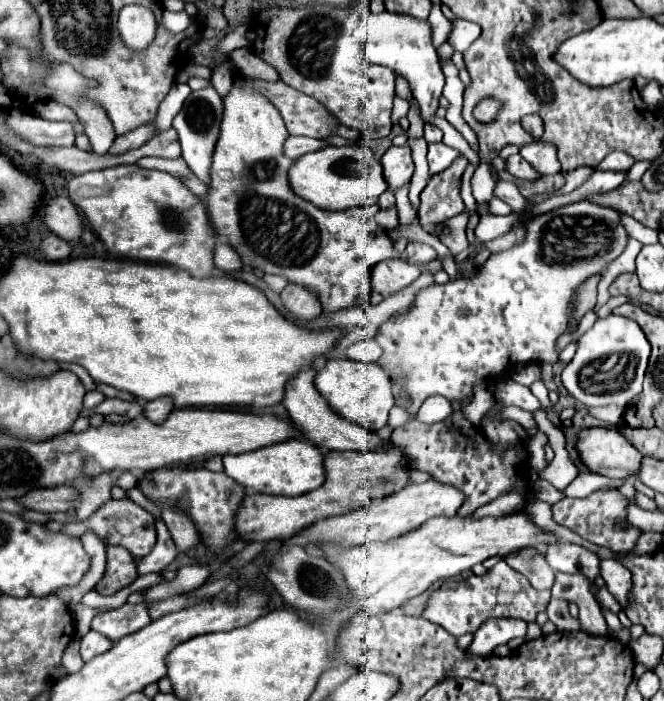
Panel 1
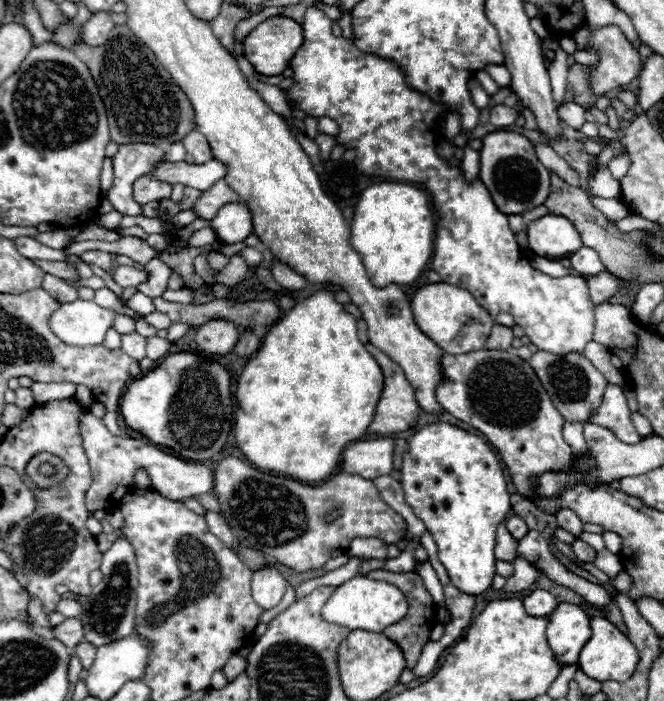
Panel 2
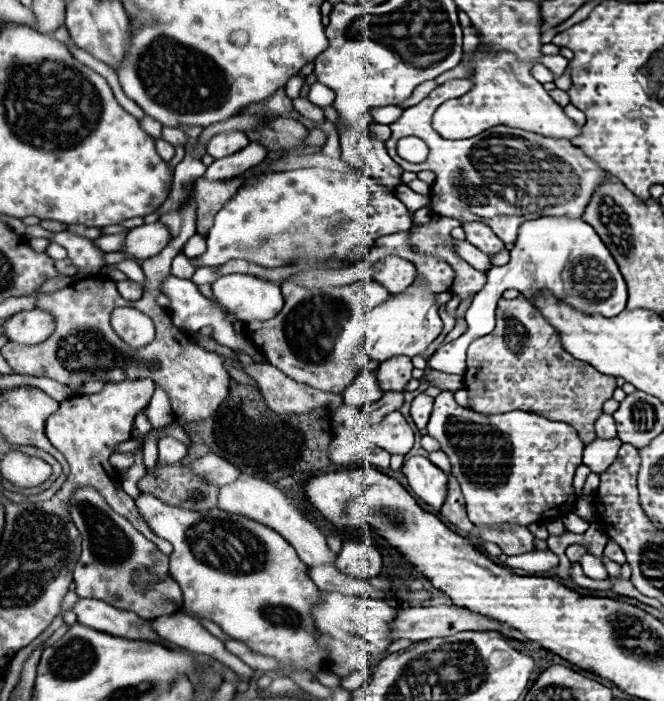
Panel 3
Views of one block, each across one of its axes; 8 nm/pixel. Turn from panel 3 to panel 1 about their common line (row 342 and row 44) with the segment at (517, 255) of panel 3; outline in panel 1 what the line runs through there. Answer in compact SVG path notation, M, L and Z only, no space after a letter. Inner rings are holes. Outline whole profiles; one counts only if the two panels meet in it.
M452 20L452 30L446 38L446 42L454 48L454 52L464 52L476 38L480 36L480 26L476 26L470 20Z

